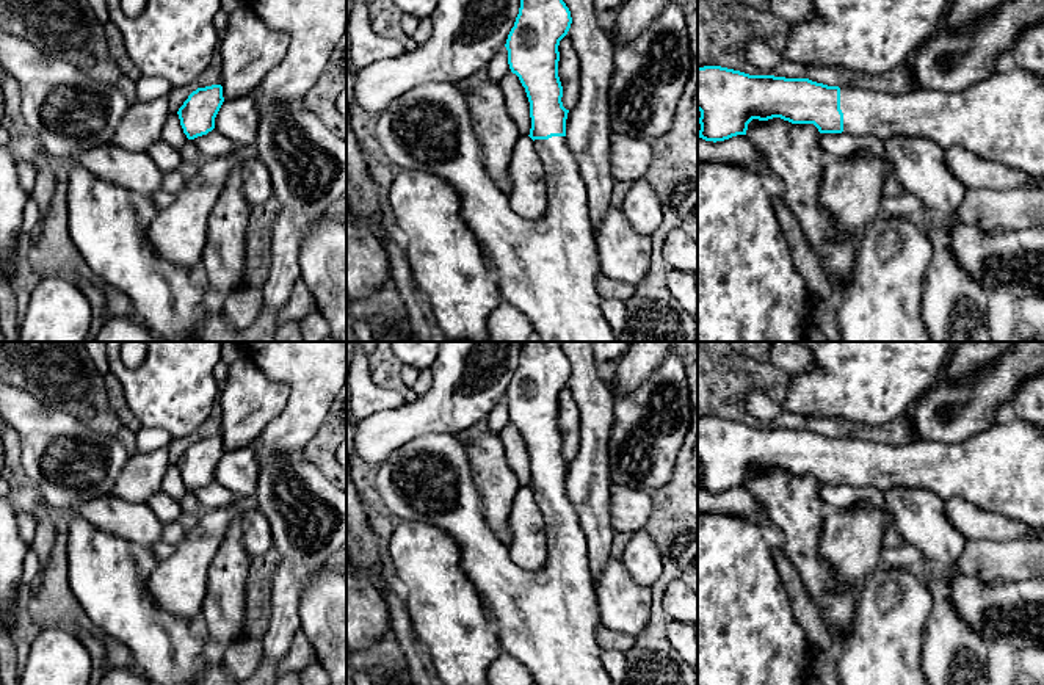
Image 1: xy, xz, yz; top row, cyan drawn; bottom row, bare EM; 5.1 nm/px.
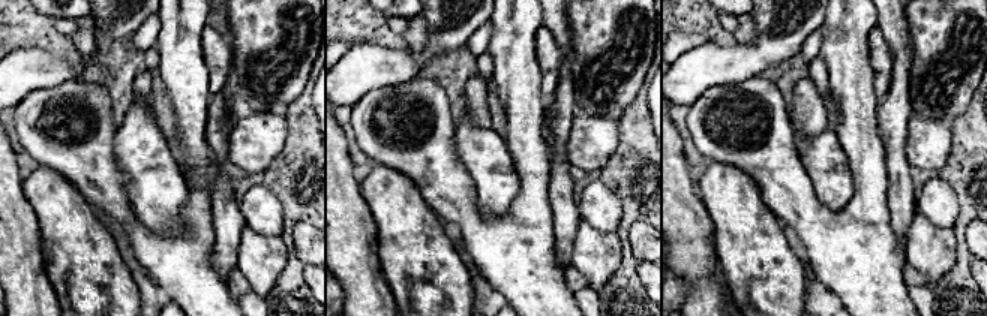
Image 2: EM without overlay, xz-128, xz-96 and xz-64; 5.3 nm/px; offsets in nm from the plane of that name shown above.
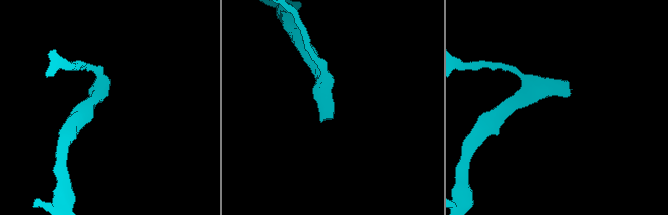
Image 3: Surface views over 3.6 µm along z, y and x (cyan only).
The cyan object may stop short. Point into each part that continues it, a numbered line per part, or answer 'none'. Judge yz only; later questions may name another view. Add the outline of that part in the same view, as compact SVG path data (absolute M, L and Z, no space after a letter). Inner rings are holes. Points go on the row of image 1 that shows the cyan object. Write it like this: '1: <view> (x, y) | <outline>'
1: yz (1000, 119) | M1017 66L958 92L917 89L890 94L842 86L840 110L845 133L879 140L925 138L942 150L961 146L980 158L1044 176L1044 77Z

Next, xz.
1: xz (547, 268) | M428 83L397 97L375 129L384 157L401 169L417 169L442 177L459 194L461 213L481 246L489 249L498 273L497 287L502 299L519 309L531 323L541 342L619 342L600 310L597 276L600 259L588 215L586 185L566 136L535 140L546 169L547 208L538 219L519 218L508 196L497 187L481 160L480 141L472 127L466 97L456 83Z

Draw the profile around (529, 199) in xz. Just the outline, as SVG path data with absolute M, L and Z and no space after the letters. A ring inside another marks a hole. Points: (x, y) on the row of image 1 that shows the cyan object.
M522 136L509 163L509 205L519 218L538 219L546 213L546 169L530 136Z

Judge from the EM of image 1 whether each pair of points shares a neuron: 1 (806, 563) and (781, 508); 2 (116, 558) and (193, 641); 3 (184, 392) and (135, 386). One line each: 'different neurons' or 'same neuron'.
1: same neuron
2: same neuron
3: same neuron

